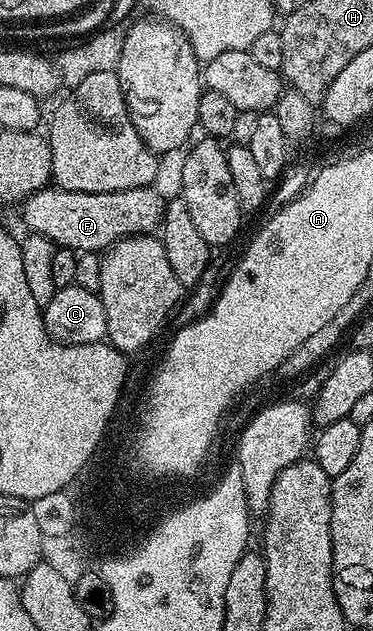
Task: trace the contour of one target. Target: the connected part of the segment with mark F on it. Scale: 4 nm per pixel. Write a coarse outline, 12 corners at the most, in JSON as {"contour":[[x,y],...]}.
{"contour":[[40,188],[23,202],[30,233],[104,253],[153,234],[155,188],[103,194]]}

